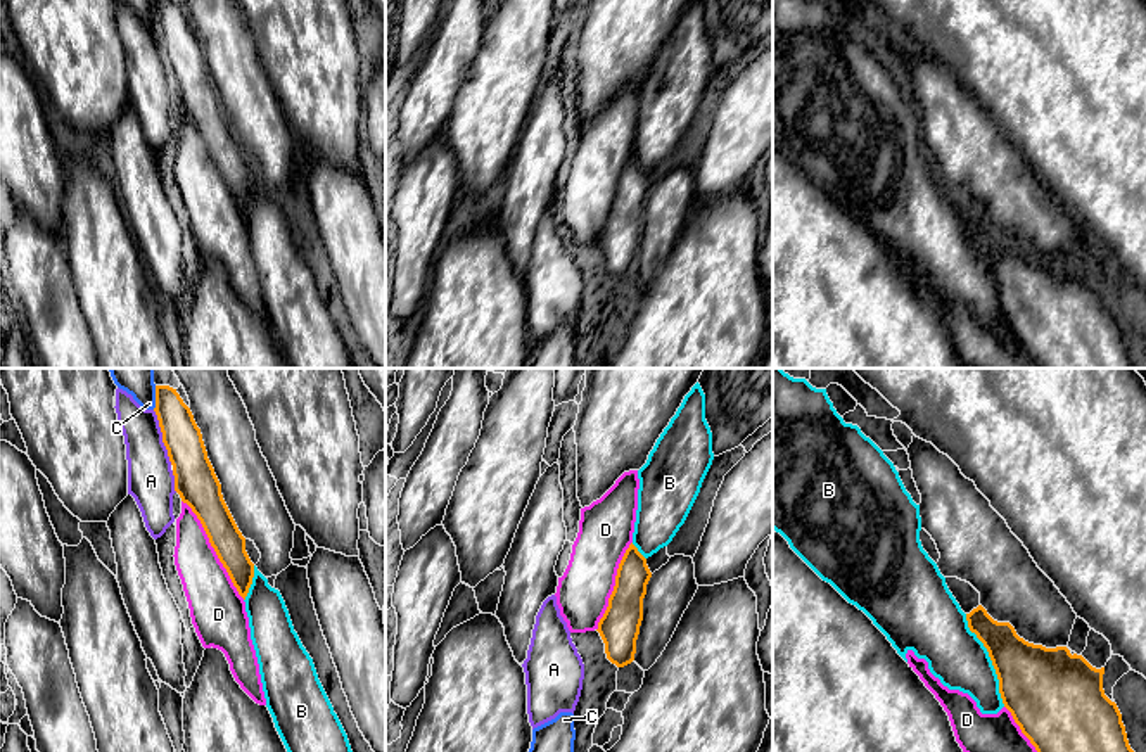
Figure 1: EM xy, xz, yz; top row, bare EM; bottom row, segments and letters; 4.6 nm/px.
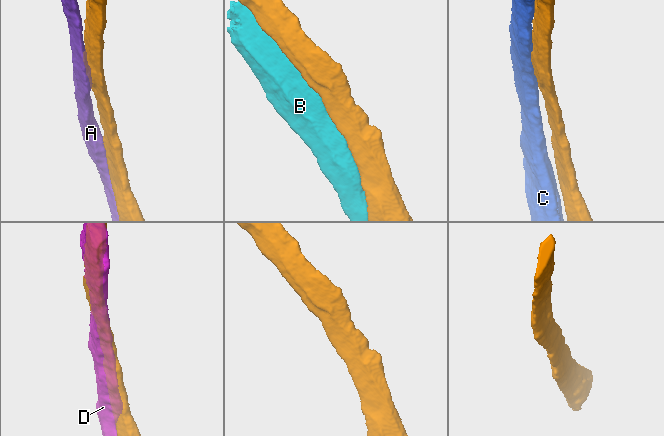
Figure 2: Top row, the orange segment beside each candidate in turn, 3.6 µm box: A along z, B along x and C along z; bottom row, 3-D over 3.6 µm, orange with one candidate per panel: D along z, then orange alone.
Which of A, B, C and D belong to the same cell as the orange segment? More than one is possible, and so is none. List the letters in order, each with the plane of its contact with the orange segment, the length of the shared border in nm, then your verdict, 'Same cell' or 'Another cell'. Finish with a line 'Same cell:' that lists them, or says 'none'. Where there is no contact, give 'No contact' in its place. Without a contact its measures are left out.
A: Touches orange in xy. Shared border 280 nm. Another cell
B: Touches orange in yz. Shared border 480 nm. Another cell
C: Touches orange in xy. Shared border 110 nm. Another cell
D: Touches orange in xy. Shared border 550 nm. Another cell
Same cell: none

